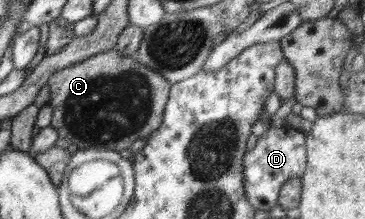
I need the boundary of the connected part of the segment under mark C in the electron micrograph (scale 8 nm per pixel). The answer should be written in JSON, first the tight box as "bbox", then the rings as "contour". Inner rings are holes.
{"bbox":[46,49,172,151],"contour":[[[115,49],[94,54],[82,62],[55,72],[46,84],[50,89],[48,104],[53,108],[50,126],[62,138],[68,138],[70,144],[76,144],[78,150],[93,146],[116,151],[129,149],[135,140],[147,138],[162,124],[163,110],[172,86],[163,76],[141,63],[136,56],[120,55]]]}

